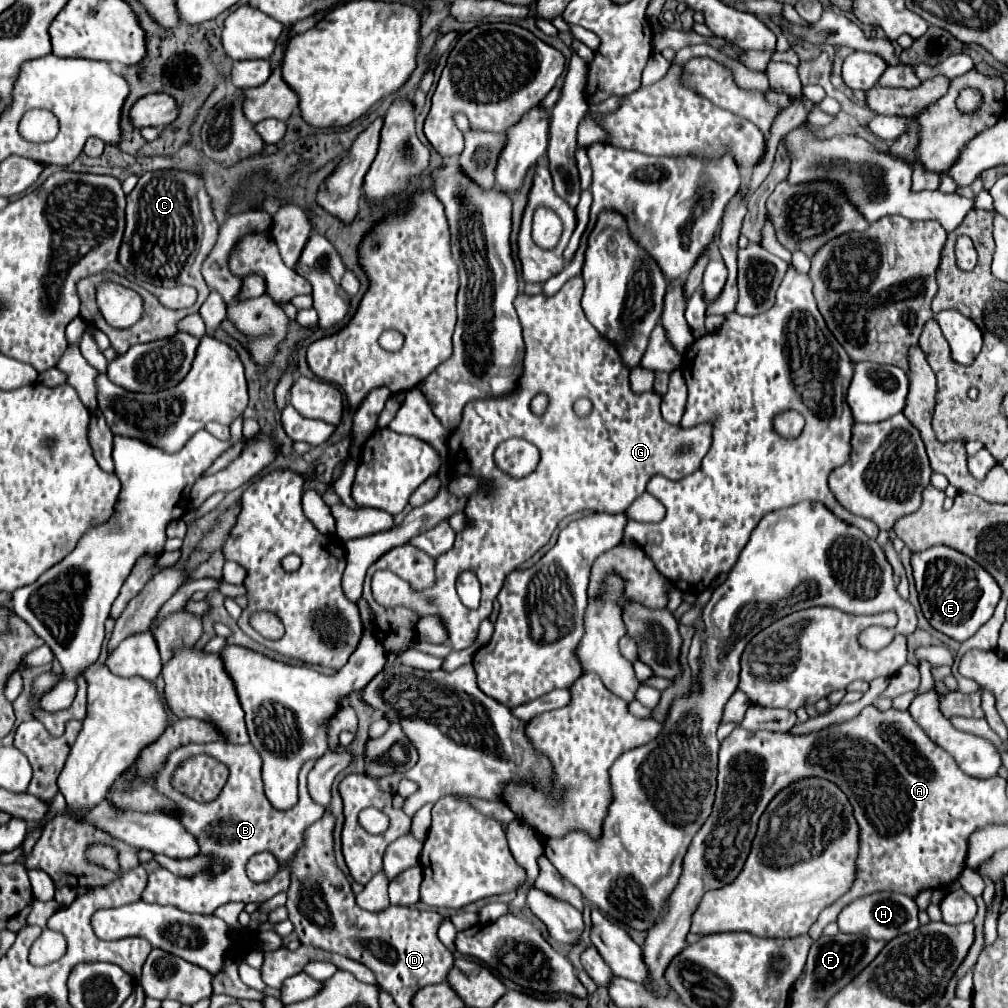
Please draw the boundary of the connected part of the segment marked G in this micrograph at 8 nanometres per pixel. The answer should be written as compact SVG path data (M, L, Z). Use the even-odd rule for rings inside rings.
M574 276L554 296L518 294L514 300L526 342L524 376L518 394L506 400L468 402L464 406L462 424L448 438L449 459L451 465L455 467L450 468L451 472L488 478L494 482L494 490L478 492L478 496L470 498L466 506L468 526L456 534L454 548L435 560L436 586L428 588L426 592L412 592L410 584L406 584L400 578L386 578L386 574L374 574L372 594L378 604L382 606L406 604L408 608L414 608L414 612L418 612L420 616L428 614L442 616L448 626L448 642L452 644L454 650L470 648L476 642L478 624L490 616L492 602L496 600L508 572L516 570L536 550L548 544L554 528L564 516L582 510L606 512L606 514L624 512L646 490L646 484L654 474L664 474L670 480L680 480L692 474L700 466L706 452L710 450L712 444L710 424L700 424L690 430L666 424L664 418L660 416L660 394L656 392L634 394L630 390L630 370L618 360L618 352L614 352L614 346L600 340L598 332L594 332L594 326L586 320L580 308L582 288L584 288L582 276ZM538 392L546 392L550 396L550 408L546 410L544 416L536 416L530 412L530 400ZM582 396L592 398L594 406L586 418L578 418L572 412L572 404ZM512 436L524 438L540 450L540 462L536 470L524 476L520 482L506 482L506 474L494 462L496 446ZM682 448L686 448L686 462L676 462ZM462 570L474 570L478 574L478 580L482 584L482 600L478 610L466 608L456 594L456 576Z

